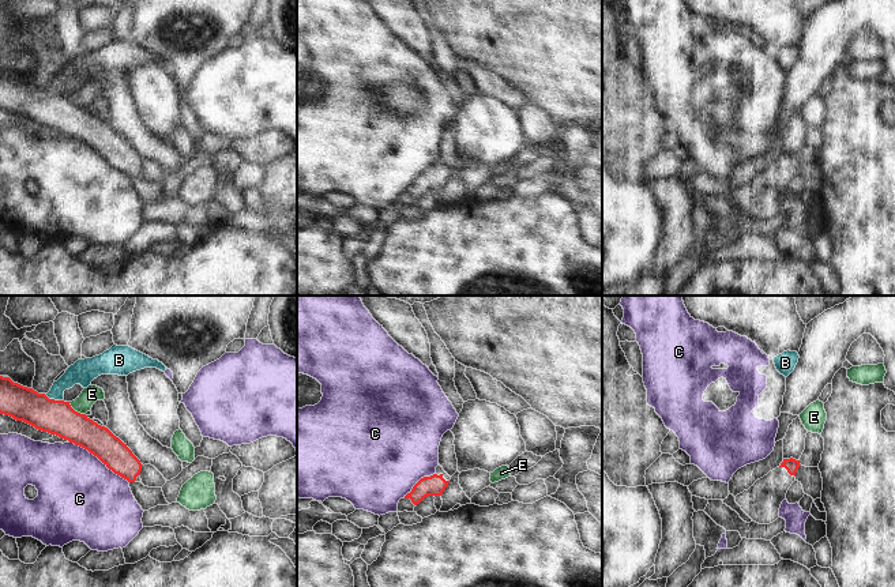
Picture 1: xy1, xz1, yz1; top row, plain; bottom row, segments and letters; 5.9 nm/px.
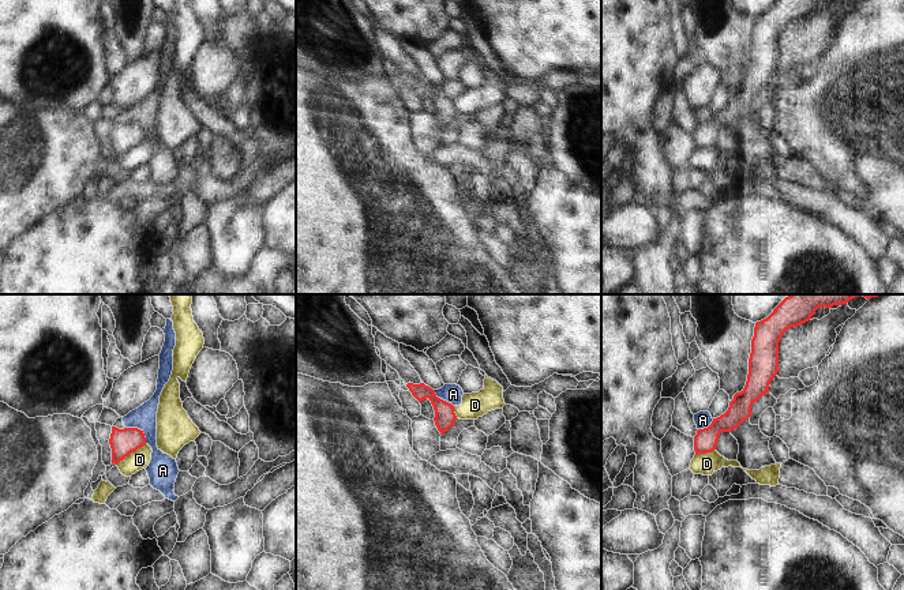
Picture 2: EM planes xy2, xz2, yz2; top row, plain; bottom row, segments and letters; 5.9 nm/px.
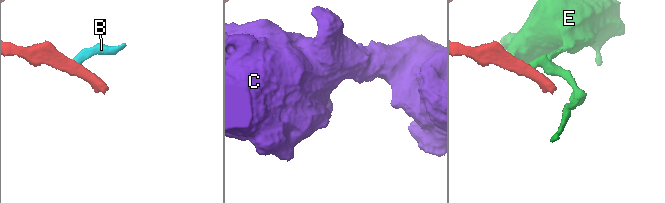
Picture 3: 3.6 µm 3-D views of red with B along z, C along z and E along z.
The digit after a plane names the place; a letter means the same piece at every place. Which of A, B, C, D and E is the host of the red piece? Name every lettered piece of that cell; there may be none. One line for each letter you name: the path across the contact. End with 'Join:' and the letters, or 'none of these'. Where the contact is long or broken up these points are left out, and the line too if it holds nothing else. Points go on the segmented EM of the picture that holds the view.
Join: none of these

